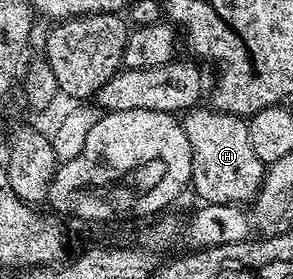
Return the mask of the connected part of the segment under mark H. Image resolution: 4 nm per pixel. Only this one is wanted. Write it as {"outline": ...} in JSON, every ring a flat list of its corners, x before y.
{"outline":[[199,105,185,112,180,122,191,145,192,191,194,189,202,198,201,202,249,204,262,187,264,165,252,150,247,120,240,115,229,115,209,106]]}

